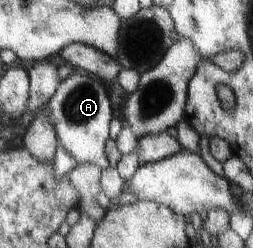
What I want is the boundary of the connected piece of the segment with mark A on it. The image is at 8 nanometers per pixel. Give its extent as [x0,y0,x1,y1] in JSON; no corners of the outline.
[49,71,114,170]

